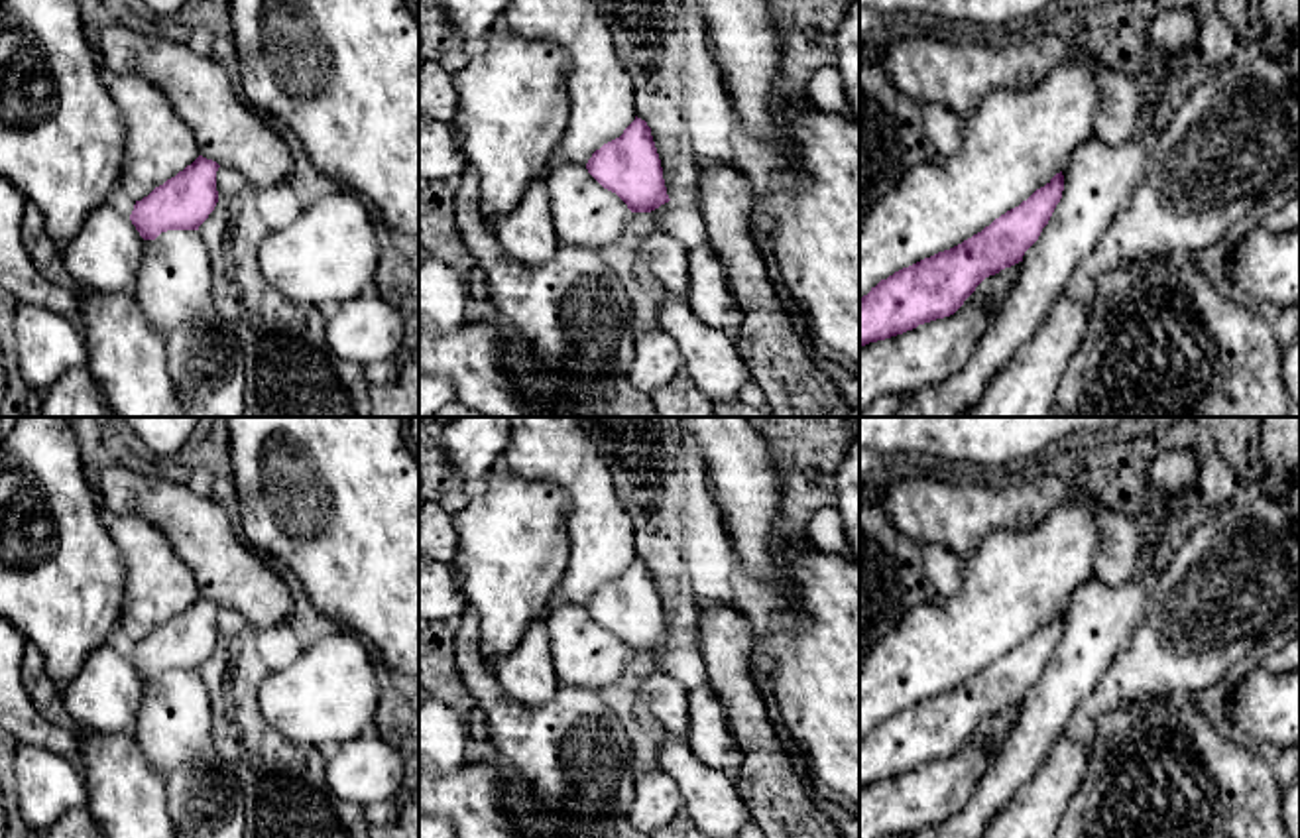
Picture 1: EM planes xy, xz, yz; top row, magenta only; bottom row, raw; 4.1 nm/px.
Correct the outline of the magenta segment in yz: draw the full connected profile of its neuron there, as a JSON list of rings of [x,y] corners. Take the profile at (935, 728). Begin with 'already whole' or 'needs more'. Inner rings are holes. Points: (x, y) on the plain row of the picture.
needs more; [[[1068,486],[1064,502],[1058,504],[1034,529],[993,531],[974,555],[964,559],[962,588],[956,594],[942,596],[938,602],[915,606],[867,651],[859,661],[859,787],[885,781],[913,771],[918,765],[954,755],[985,718],[1023,702],[1025,692],[1038,681],[1062,639],[1062,610],[1070,602],[1074,590],[1093,576],[1093,561],[1101,549],[1101,535],[1095,529],[1095,511],[1101,508],[1105,506],[1088,492]]]

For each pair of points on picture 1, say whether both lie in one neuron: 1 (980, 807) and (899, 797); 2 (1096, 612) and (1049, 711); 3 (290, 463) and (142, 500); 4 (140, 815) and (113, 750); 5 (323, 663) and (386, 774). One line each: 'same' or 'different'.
1: different
2: same
3: different
4: same
5: same

